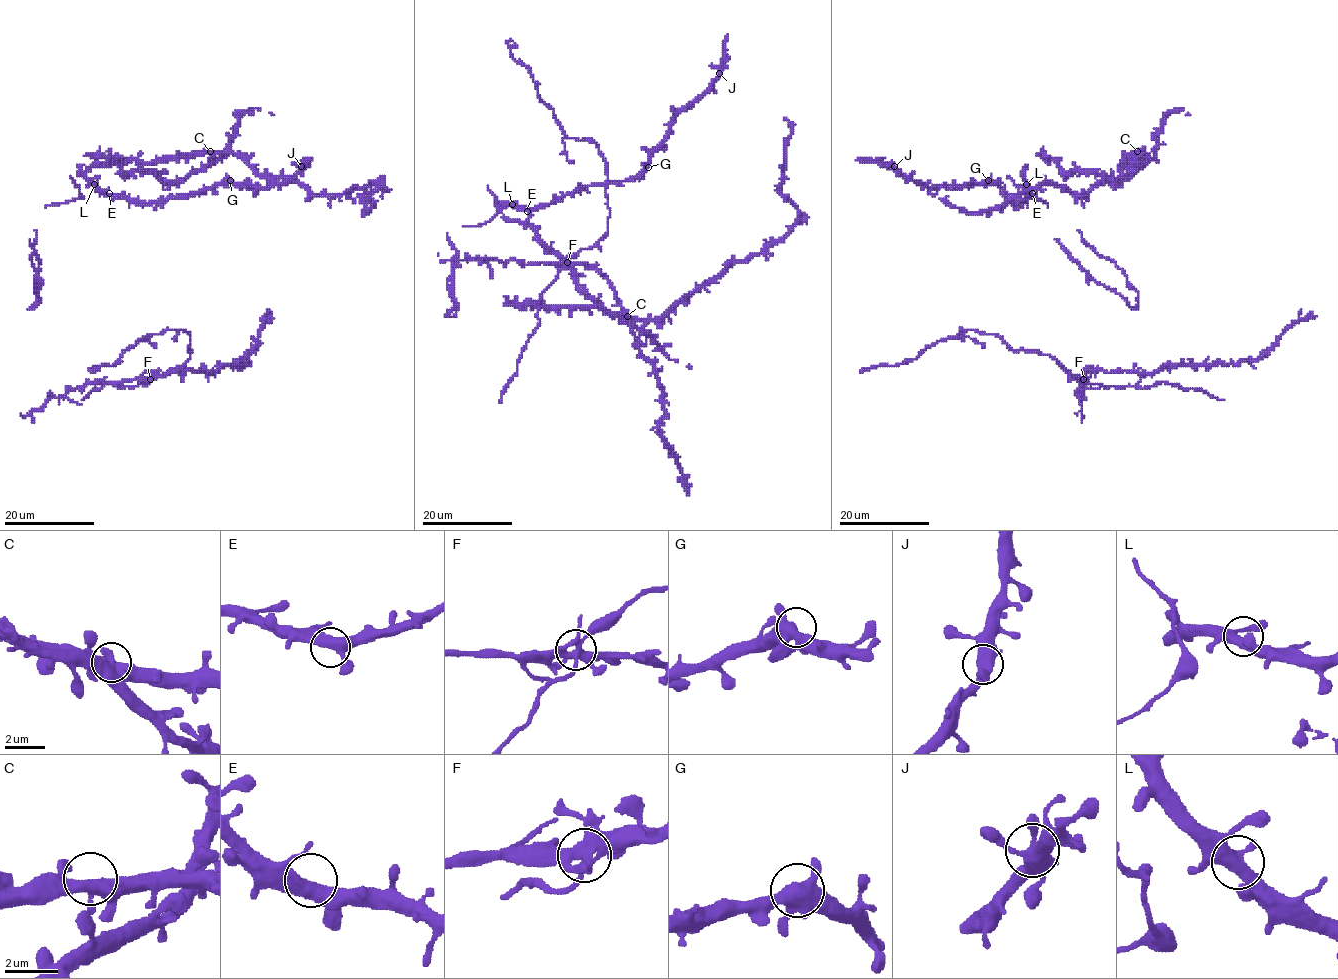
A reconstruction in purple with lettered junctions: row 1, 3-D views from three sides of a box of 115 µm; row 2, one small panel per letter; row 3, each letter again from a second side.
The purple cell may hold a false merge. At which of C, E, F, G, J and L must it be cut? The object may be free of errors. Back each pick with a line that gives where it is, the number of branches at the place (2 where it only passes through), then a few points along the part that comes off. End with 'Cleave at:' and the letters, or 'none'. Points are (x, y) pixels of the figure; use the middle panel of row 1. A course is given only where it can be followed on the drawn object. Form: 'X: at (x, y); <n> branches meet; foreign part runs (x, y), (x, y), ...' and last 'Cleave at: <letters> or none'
F: at (567, 262); 7 branches meet; foreign part runs (567, 262), (583, 263), (608, 280), (640, 353), (653, 367), (663, 418), (659, 434), (672, 452), (689, 495)
Cleave at: F

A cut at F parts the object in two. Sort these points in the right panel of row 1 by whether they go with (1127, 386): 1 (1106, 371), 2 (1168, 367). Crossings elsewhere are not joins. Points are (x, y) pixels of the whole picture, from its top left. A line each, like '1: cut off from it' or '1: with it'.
1: cut off from it
2: cut off from it

